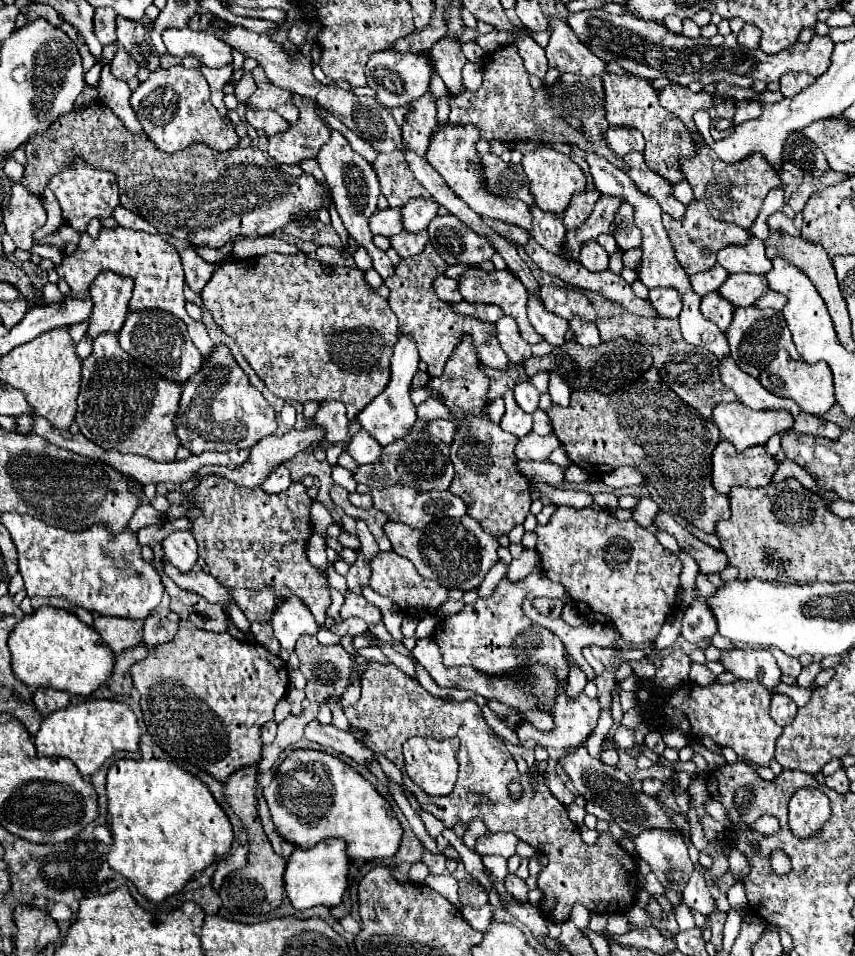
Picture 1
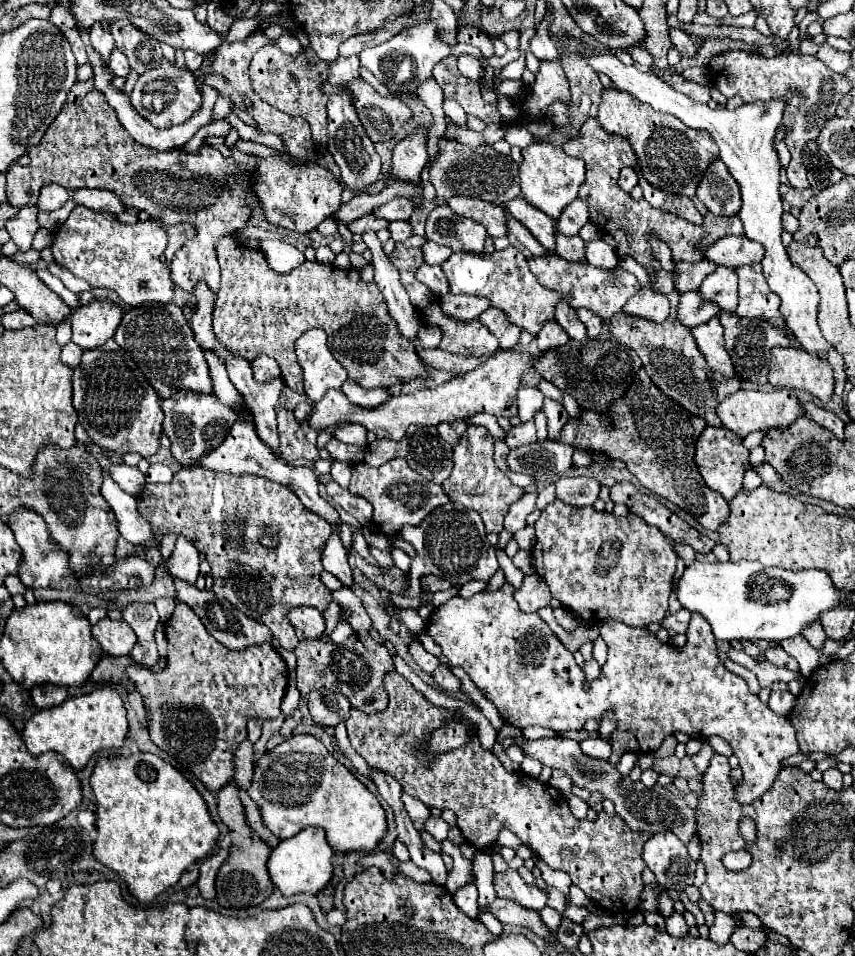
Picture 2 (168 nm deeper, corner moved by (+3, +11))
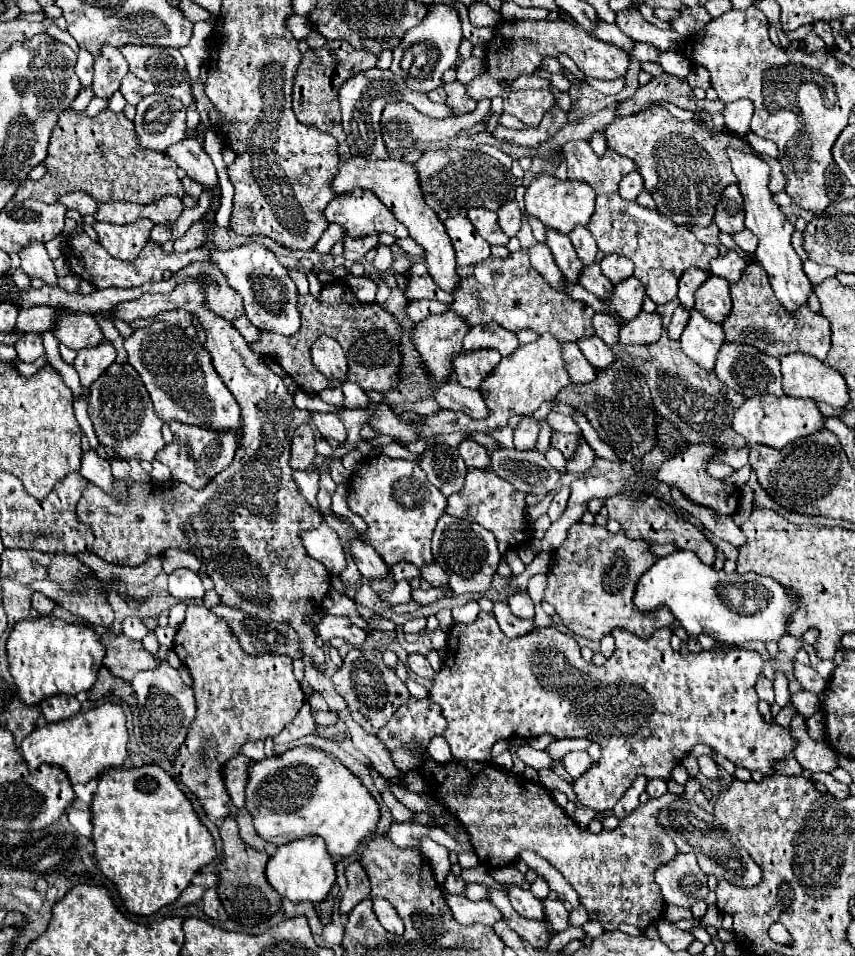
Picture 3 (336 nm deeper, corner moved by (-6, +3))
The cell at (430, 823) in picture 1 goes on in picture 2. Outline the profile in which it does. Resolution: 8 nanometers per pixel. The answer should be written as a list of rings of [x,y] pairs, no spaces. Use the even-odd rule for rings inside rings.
[[[403,793],[403,803],[405,803],[405,809],[407,809],[407,813],[409,813],[415,829],[423,831],[425,821],[431,817],[431,811],[419,799],[415,799],[415,797],[407,795],[407,793]]]

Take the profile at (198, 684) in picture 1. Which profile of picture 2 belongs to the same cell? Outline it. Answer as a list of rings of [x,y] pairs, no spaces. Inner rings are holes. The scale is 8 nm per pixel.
[[[177,603],[171,619],[165,623],[165,635],[169,641],[167,667],[163,671],[151,671],[141,665],[129,665],[127,677],[143,695],[145,709],[149,711],[147,729],[151,741],[159,749],[171,753],[183,767],[187,767],[195,777],[199,777],[209,791],[215,793],[233,779],[233,759],[239,743],[247,739],[247,721],[253,717],[277,717],[281,713],[279,705],[285,695],[289,671],[281,655],[271,647],[271,643],[251,645],[241,651],[223,647],[213,635],[207,633],[201,619],[185,603]]]

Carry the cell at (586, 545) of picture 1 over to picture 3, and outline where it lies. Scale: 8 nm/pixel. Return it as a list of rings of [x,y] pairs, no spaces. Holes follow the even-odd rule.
[[[574,523],[568,529],[568,537],[560,549],[554,551],[554,565],[548,573],[548,585],[544,599],[556,609],[562,625],[574,635],[590,641],[600,641],[612,629],[626,629],[640,639],[652,637],[656,629],[672,627],[674,619],[668,611],[656,611],[656,615],[640,615],[632,607],[632,591],[636,579],[644,569],[652,565],[654,555],[648,551],[648,543],[632,541],[624,533],[608,533],[600,525]]]

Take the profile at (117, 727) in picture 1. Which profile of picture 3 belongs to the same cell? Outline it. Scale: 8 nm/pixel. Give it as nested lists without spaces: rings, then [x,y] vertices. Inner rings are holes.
[[[104,703],[92,711],[76,713],[72,719],[36,727],[20,743],[20,753],[28,763],[28,769],[34,771],[42,763],[56,765],[64,769],[70,783],[76,785],[96,779],[104,769],[120,767],[128,755],[126,745],[128,745],[128,731],[122,707],[116,703]]]

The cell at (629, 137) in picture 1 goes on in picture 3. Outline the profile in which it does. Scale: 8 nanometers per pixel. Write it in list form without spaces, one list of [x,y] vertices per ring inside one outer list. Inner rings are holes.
[[[568,141],[564,147],[562,147],[562,153],[566,157],[566,163],[568,163],[568,181],[586,181],[594,191],[596,191],[596,211],[588,223],[588,229],[590,233],[594,235],[596,243],[598,243],[598,249],[604,253],[604,255],[624,255],[628,257],[632,263],[634,263],[634,277],[642,281],[642,285],[646,287],[646,295],[656,303],[656,305],[664,305],[672,299],[676,299],[676,291],[678,291],[678,281],[680,281],[680,275],[690,269],[690,267],[696,267],[696,269],[702,269],[702,271],[708,271],[708,261],[718,257],[718,249],[712,247],[712,245],[704,245],[700,243],[694,233],[688,229],[688,227],[678,227],[674,225],[672,221],[668,221],[664,215],[660,215],[656,209],[644,209],[640,207],[638,203],[632,203],[632,201],[624,201],[620,195],[618,195],[618,183],[620,179],[628,173],[628,171],[634,171],[632,167],[632,161],[630,159],[624,159],[620,155],[616,155],[614,151],[608,151],[598,157],[594,155],[592,147],[588,141]]]

